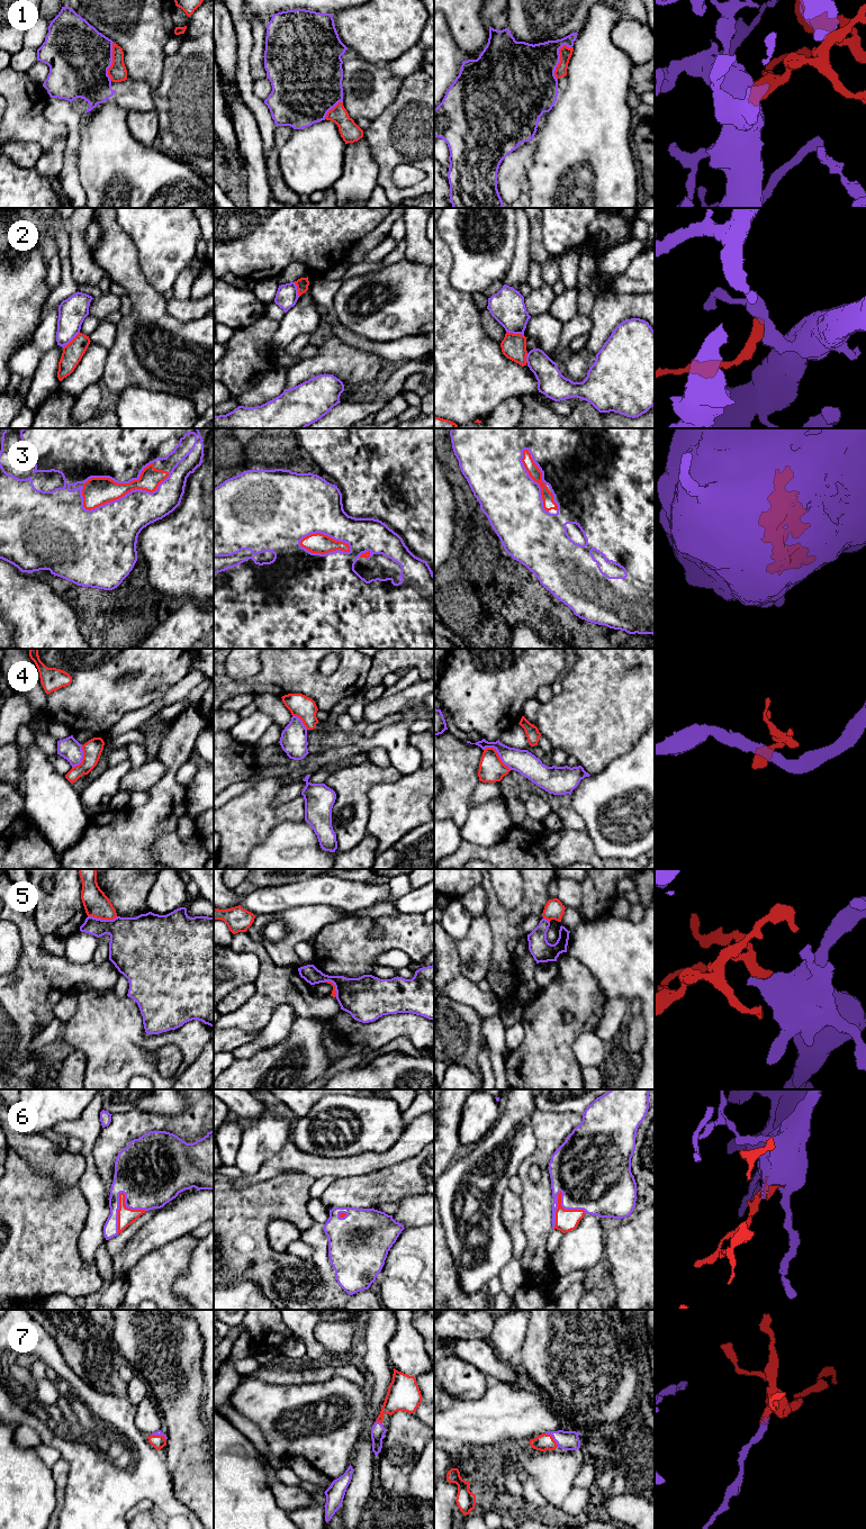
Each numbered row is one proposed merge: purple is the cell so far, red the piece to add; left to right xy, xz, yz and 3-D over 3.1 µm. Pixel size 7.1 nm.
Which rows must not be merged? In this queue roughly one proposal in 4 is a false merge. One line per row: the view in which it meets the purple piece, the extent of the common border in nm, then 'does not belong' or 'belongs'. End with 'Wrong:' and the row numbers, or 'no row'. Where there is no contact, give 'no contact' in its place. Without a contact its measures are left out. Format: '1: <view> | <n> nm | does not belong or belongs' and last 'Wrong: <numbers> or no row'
1: yz | 280 nm | belongs
2: yz | 130 nm | does not belong
3: xy | 650 nm | belongs
4: yz | 240 nm | does not belong
5: xy | 220 nm | does not belong
6: xy | 300 nm | belongs
7: yz | 140 nm | belongs
Wrong: 2, 4, 5

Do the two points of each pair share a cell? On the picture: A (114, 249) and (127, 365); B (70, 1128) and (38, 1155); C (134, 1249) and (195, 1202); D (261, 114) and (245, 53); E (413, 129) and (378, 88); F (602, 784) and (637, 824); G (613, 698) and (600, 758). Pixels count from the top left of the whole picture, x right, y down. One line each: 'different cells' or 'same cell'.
A: same cell
B: different cells
C: same cell
D: same cell
E: different cells
F: same cell
G: same cell

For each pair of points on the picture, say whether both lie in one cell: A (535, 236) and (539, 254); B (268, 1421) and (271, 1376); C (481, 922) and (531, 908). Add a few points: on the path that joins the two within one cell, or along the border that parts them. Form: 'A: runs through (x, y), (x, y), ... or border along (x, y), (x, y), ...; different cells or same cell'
A: runs through (535, 241), (537, 250); same cell
B: border along (244, 1378), (259, 1378), (273, 1384), (297, 1384); different cells
C: border along (485, 913), (492, 931), (494, 946); different cells

